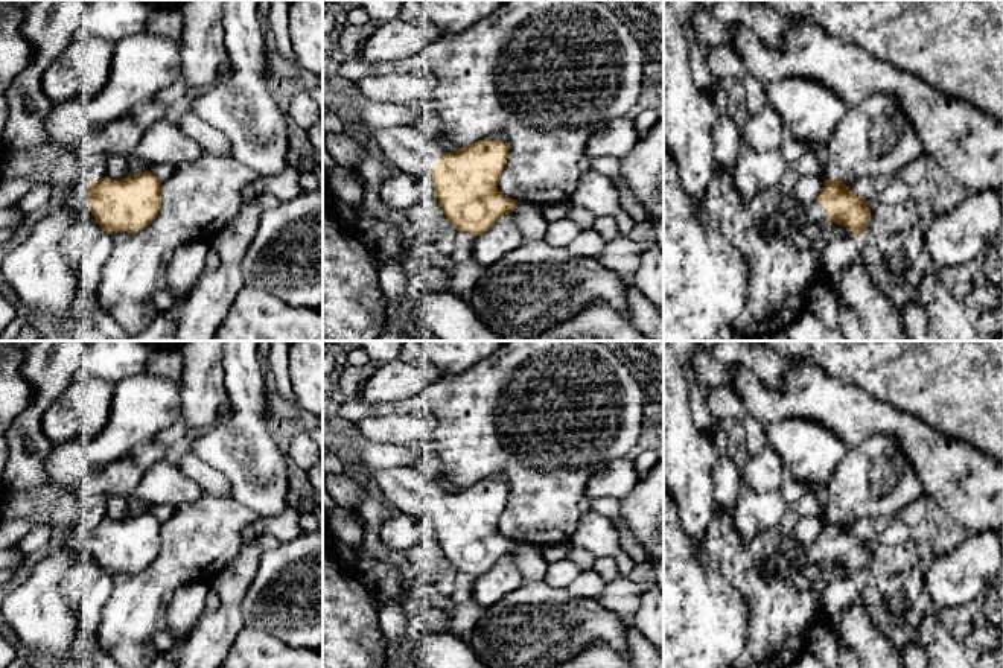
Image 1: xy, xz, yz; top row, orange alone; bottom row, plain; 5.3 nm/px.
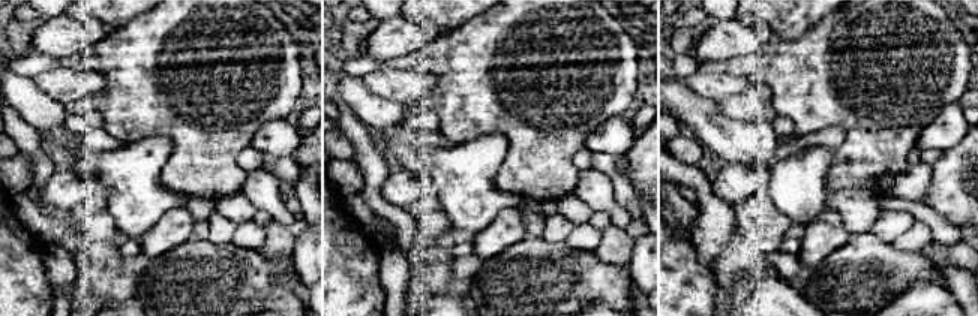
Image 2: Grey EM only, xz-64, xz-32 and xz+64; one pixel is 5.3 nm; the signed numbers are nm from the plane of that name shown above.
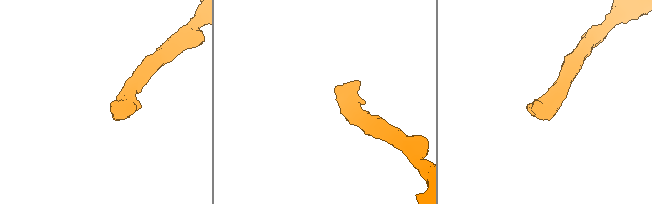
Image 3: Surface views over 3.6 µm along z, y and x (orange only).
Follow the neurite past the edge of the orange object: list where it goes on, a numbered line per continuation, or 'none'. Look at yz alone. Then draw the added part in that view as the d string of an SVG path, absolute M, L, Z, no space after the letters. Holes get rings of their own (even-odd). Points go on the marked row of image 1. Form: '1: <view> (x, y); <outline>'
1: yz (815, 213); M816 201L808 207L798 207L798 216L796 216L796 227L801 230L804 225L808 224L820 224L823 221L828 221L826 210Z

